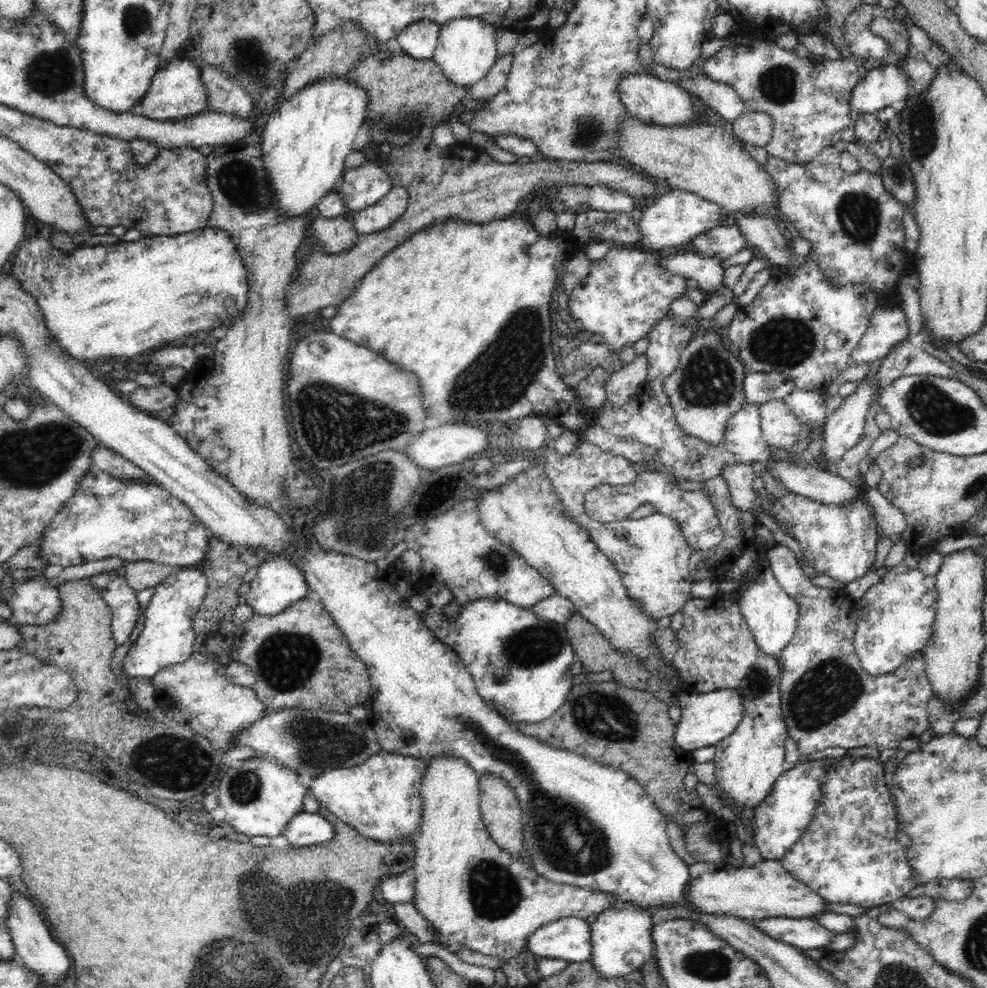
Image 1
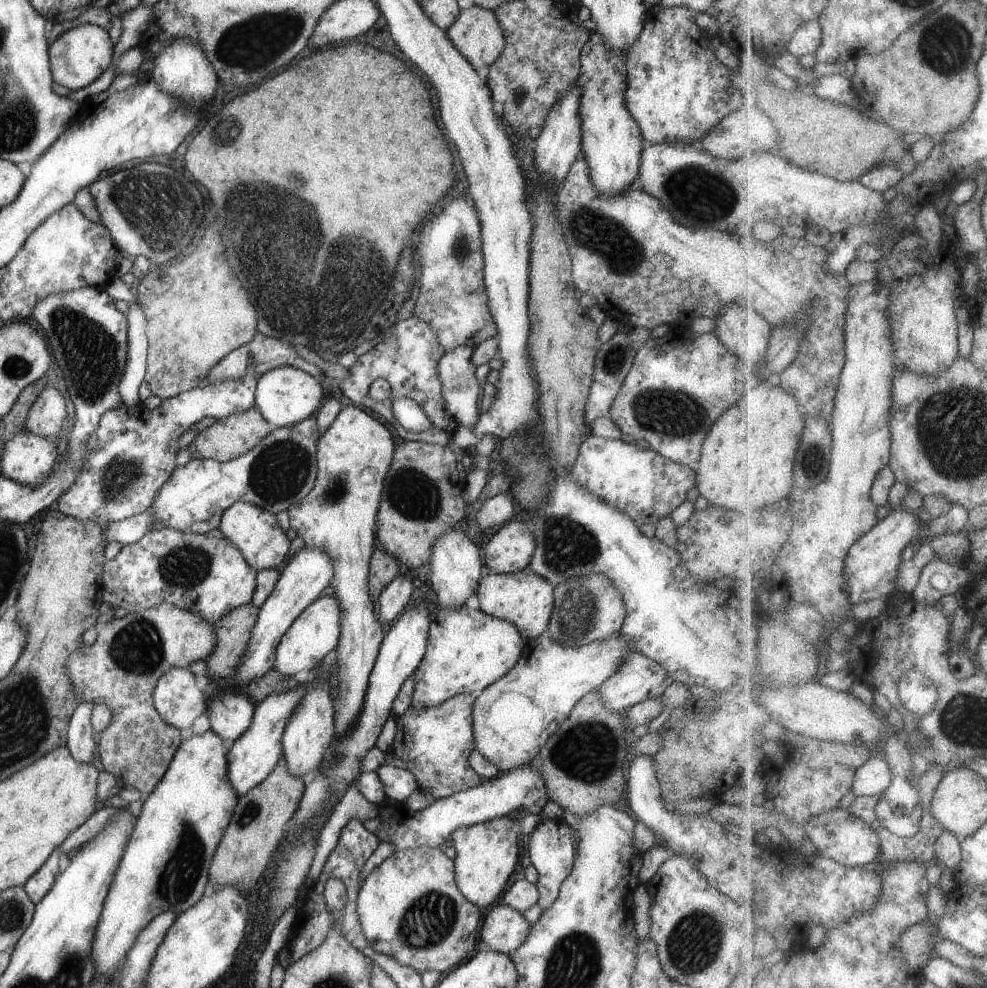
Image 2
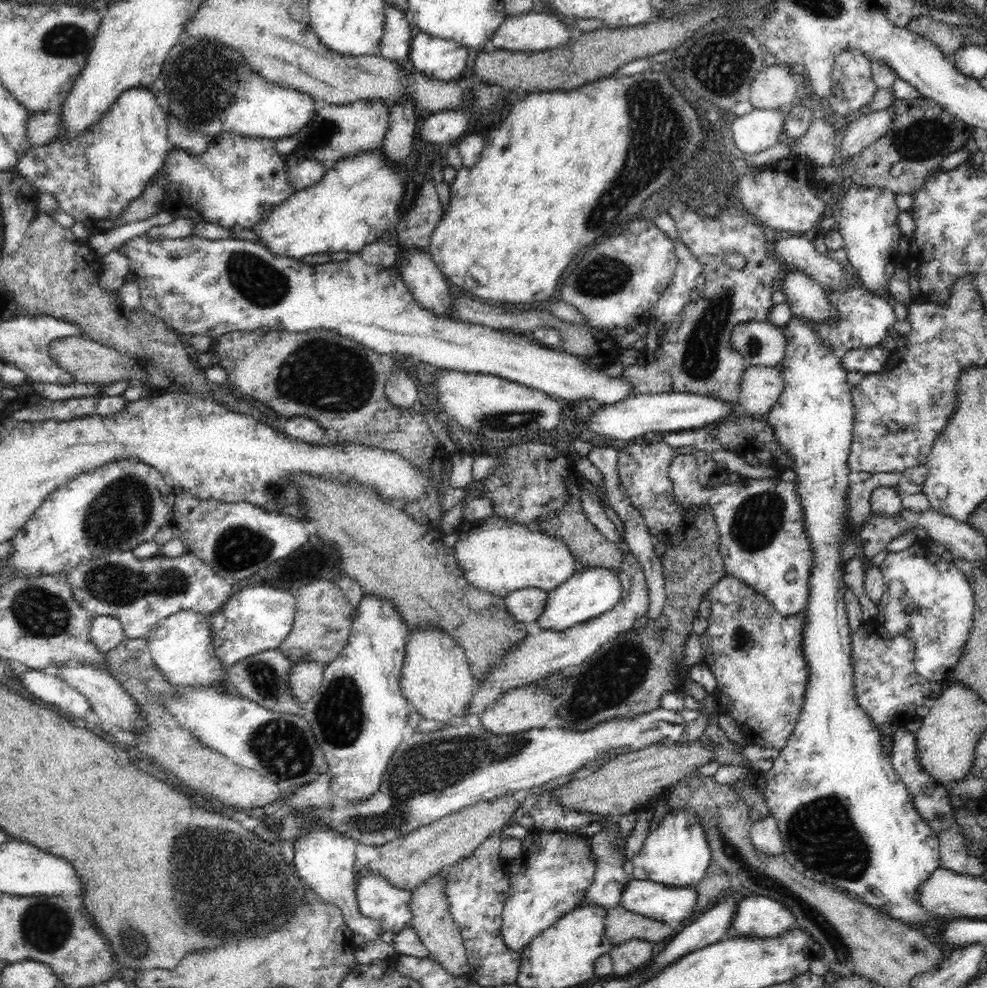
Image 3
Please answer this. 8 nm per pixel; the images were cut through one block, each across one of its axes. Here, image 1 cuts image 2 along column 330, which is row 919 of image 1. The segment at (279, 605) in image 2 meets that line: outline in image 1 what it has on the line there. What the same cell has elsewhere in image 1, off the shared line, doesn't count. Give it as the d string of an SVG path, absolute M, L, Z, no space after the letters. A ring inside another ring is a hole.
M558 918L538 927L524 942L531 959L558 958L568 963L589 960L592 954L590 925L584 918Z

